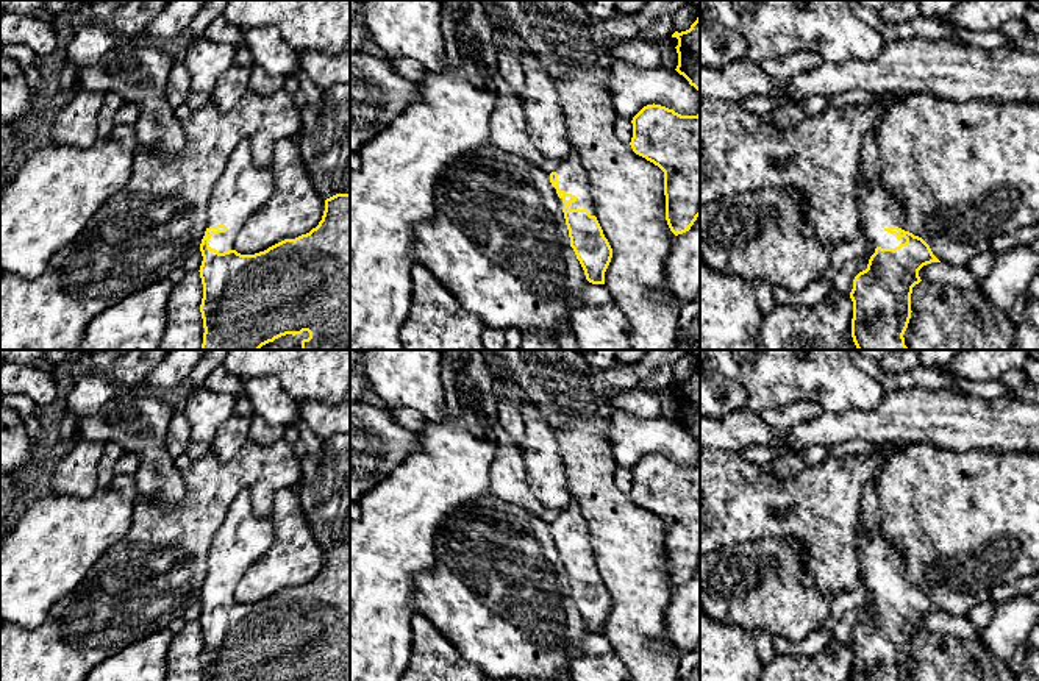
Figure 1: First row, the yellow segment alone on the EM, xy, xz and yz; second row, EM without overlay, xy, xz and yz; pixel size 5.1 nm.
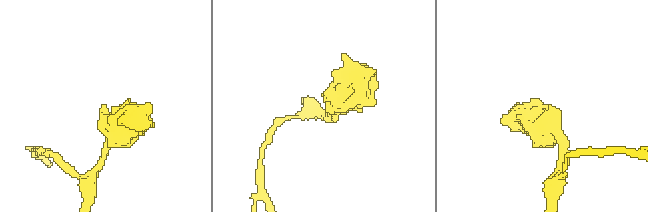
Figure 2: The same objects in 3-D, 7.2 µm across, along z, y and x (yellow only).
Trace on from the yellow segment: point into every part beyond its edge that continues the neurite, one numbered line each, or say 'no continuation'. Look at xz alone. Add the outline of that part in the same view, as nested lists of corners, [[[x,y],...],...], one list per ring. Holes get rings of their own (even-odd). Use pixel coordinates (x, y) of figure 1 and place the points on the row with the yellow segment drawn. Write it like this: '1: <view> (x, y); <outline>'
1: xz (572, 177); [[[570,152],[566,158],[559,159],[555,170],[558,173],[559,189],[577,197],[575,203],[570,203],[570,209],[587,209],[591,216],[595,216],[595,208],[589,189],[589,176],[583,167],[578,152]]]

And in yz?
1: yz (878, 208); [[[880,178],[875,184],[866,184],[862,180],[855,181],[855,194],[861,216],[859,230],[869,244],[866,256],[870,258],[877,247],[895,248],[906,242],[905,237],[898,241],[895,234],[886,231],[892,225],[908,230],[902,200]]]

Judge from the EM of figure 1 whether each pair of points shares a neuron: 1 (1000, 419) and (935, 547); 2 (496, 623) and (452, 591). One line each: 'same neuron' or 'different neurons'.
1: different neurons
2: same neuron

